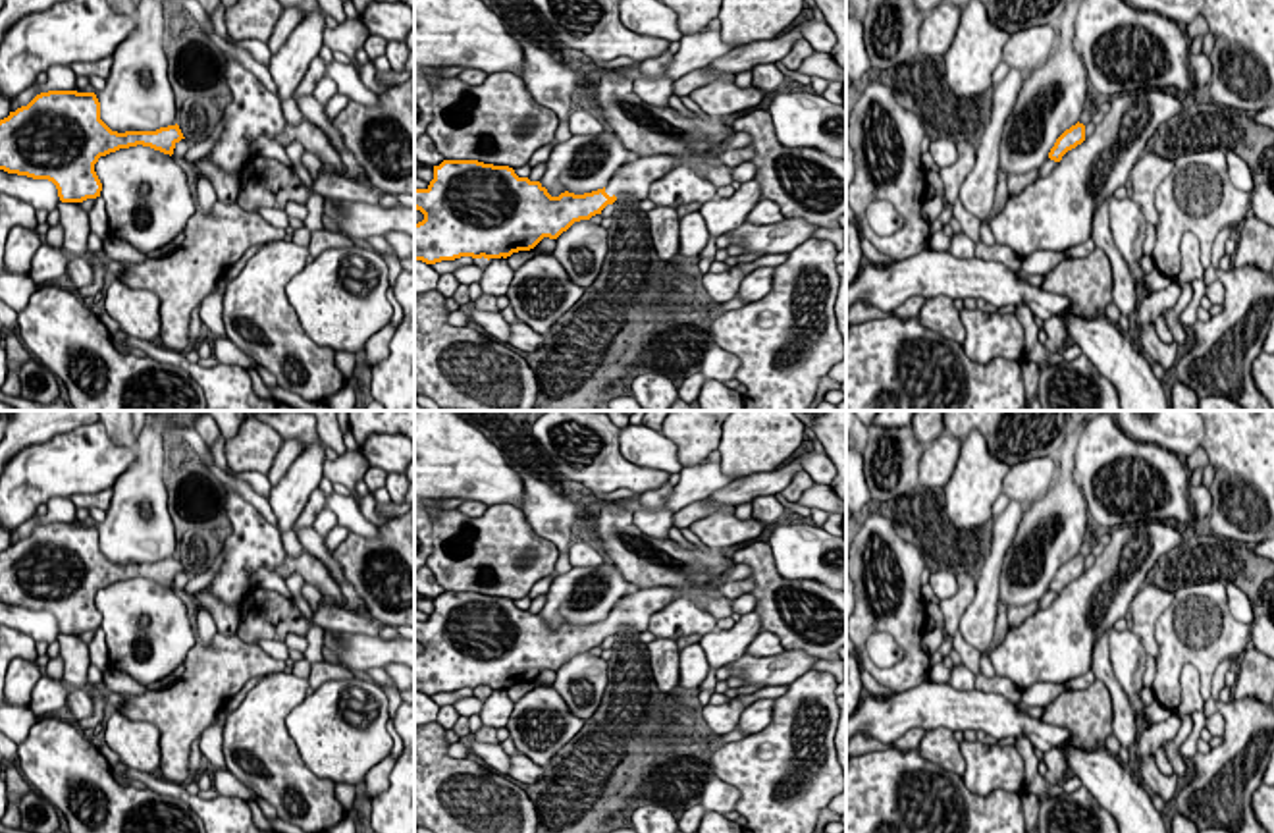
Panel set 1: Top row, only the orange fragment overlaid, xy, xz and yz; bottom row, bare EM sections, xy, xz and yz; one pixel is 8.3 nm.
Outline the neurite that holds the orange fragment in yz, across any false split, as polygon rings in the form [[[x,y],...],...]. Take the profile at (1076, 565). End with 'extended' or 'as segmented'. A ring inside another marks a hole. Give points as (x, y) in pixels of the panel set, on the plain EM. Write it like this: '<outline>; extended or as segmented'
[[[1075,555],[1070,561],[1066,561],[1054,575],[1054,578],[1048,584],[1048,590],[1054,594],[1060,594],[1062,588],[1075,580],[1077,577],[1081,577],[1085,573],[1085,557],[1083,555]]]; as segmented

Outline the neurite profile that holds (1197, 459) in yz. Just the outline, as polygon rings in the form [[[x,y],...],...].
[[[1199,445],[1189,457],[1183,459],[1185,469],[1189,470],[1189,486],[1201,486],[1201,478],[1197,476],[1199,469],[1208,465],[1208,455],[1203,445]]]

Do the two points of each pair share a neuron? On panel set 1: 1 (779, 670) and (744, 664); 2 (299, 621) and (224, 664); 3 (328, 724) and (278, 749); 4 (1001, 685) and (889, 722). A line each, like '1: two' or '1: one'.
1: one
2: two
3: two
4: two

